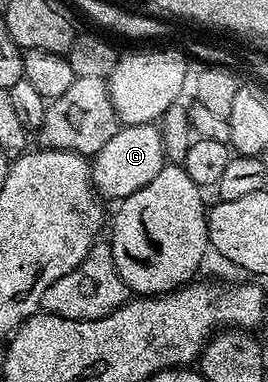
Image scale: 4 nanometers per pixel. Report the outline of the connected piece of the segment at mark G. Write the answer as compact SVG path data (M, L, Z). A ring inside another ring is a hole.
M154 123L119 126L116 137L92 157L90 181L94 190L103 200L121 201L128 198L136 189L144 189L160 169L167 166L161 130Z

